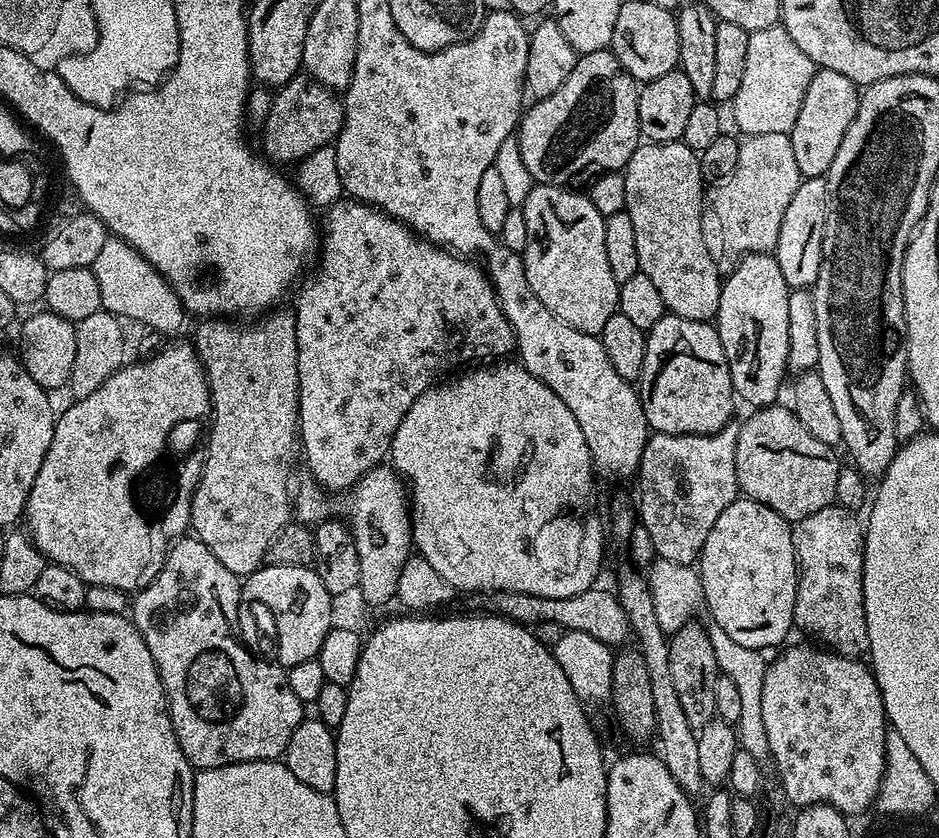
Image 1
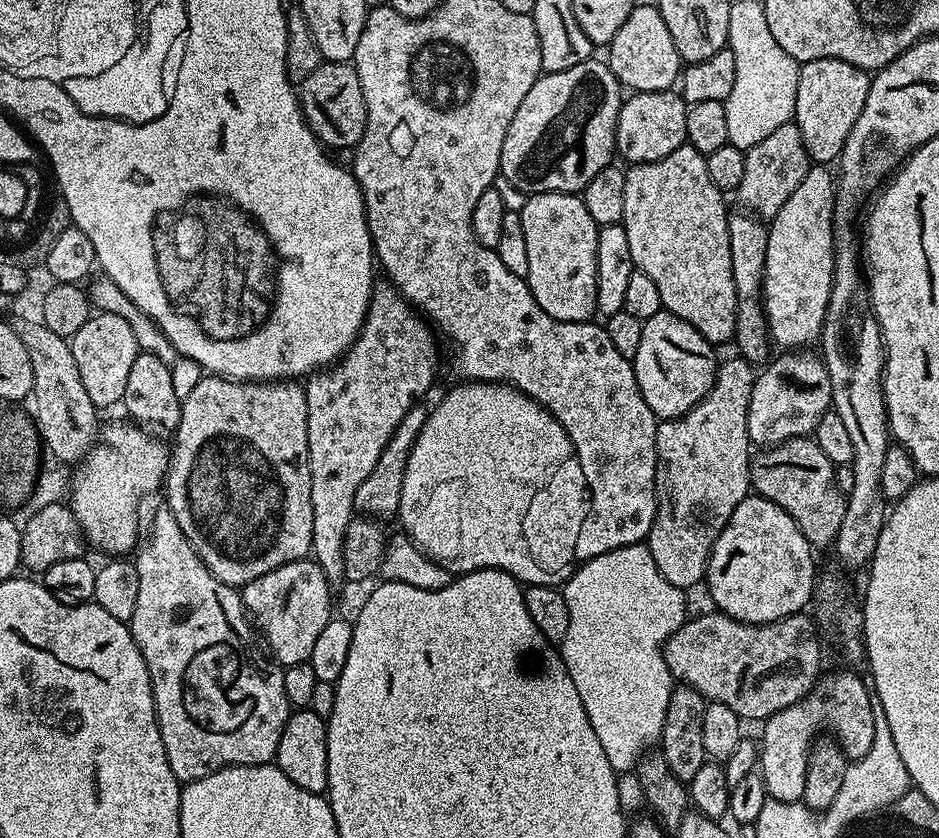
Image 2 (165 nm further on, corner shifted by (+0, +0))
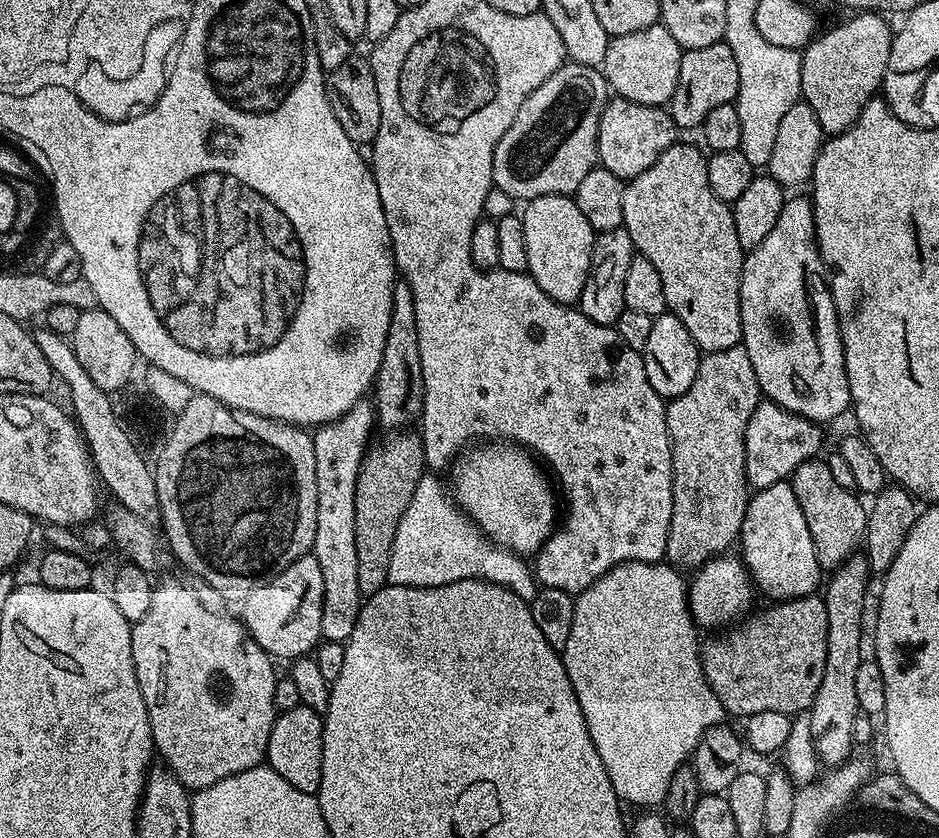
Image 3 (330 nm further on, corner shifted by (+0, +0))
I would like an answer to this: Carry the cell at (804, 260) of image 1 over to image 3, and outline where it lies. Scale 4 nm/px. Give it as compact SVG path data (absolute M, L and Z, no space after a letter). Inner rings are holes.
M807 195L785 199L782 206L782 214L778 214L778 222L774 222L770 234L762 238L757 248L751 249L745 255L742 274L740 275L740 313L742 314L742 346L746 354L750 354L750 363L754 365L754 374L758 378L758 386L761 393L767 399L773 400L778 406L782 406L788 412L798 414L802 418L812 420L814 423L824 426L827 420L836 420L843 412L849 411L852 403L848 375L846 374L846 362L844 361L844 347L840 337L840 323L836 317L836 307L832 301L832 289L829 277L826 275L824 260L820 256L820 247L816 244L816 223L814 222L814 210L812 201Z

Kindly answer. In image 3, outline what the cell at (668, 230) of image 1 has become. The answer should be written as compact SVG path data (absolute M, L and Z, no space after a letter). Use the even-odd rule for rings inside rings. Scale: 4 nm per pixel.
M683 142L671 144L671 146L660 155L658 162L654 162L654 166L650 166L650 170L642 170L642 174L638 174L634 179L625 183L624 197L622 198L622 214L624 215L622 226L630 234L632 244L636 247L637 253L646 258L650 258L650 262L657 268L658 274L662 278L662 290L666 294L668 312L679 318L682 322L682 326L686 326L686 330L690 330L690 338L696 343L697 348L700 349L701 353L707 354L717 352L718 350L734 348L741 343L742 314L740 313L740 275L742 274L746 249L738 242L738 230L734 230L734 218L732 217L731 207L727 204L723 204L718 198L714 198L714 190L710 190L710 182L706 178L708 156L705 155L699 147L697 148L698 149L692 144L683 144Z

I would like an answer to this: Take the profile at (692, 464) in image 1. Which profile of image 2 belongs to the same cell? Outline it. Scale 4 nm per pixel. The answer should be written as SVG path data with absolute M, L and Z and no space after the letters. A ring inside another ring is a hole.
M743 356L733 357L717 367L714 386L698 406L684 416L659 421L656 426L656 513L646 543L662 578L681 590L689 590L707 577L708 559L718 534L730 522L730 514L734 514L738 502L750 494L748 407L757 373Z

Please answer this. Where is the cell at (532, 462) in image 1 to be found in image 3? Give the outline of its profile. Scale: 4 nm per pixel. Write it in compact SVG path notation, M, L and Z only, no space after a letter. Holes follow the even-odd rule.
M484 442L461 452L451 472L451 495L492 543L528 558L552 535L549 517L557 511L558 502L556 498L547 499L547 489L554 484L528 449L511 442Z

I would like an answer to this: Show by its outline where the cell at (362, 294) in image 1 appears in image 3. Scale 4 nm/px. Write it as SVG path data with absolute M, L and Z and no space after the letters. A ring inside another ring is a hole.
M371 403L356 404L346 414L315 429L314 462L318 482L318 526L314 530L311 555L318 558L322 570L322 626L324 640L346 642L358 626L362 597L358 590L358 546L356 545L356 483L360 467L373 439L372 427L378 424L376 409Z

